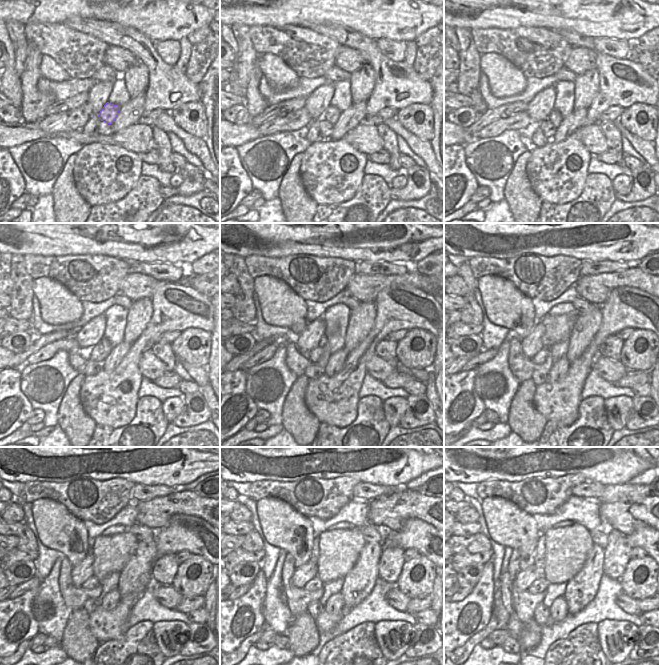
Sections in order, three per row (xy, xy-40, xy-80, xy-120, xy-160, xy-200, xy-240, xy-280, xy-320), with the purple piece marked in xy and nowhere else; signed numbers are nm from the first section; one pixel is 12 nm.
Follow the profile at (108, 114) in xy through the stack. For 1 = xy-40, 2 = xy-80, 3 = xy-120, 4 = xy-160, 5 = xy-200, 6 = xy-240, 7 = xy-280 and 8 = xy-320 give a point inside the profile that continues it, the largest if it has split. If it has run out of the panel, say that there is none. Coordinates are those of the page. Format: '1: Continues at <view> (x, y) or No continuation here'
1: Continues at xy-40 (331, 114)
2: Continues at xy-80 (555, 118)
3: Continues at xy-120 (104, 342)
4: Continues at xy-160 (322, 362)
5: Continues at xy-200 (521, 367)
6: Continues at xy-240 (75, 597)
7: Continues at xy-280 (298, 600)
8: Continues at xy-320 (525, 603).

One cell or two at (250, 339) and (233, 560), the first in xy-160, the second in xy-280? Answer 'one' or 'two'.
two

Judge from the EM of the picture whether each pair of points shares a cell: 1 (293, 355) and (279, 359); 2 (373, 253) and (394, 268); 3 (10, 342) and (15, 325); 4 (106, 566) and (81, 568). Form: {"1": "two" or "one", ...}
{"1": "two", "2": "two", "3": "two", "4": "two"}

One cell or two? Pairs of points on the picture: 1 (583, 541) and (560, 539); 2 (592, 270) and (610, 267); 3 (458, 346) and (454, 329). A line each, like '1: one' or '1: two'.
1: one
2: one
3: two

